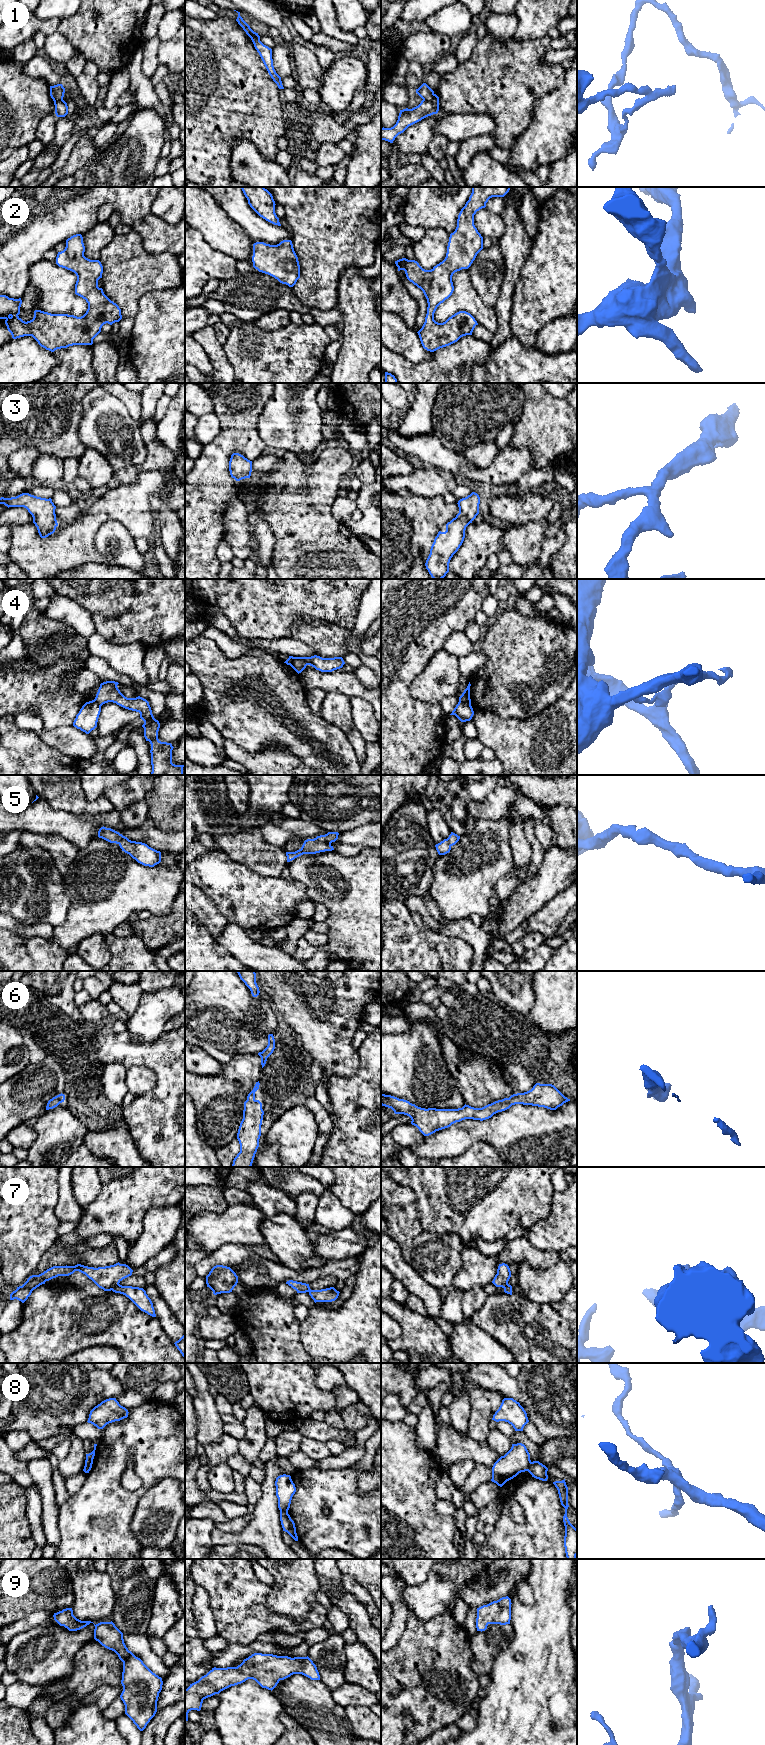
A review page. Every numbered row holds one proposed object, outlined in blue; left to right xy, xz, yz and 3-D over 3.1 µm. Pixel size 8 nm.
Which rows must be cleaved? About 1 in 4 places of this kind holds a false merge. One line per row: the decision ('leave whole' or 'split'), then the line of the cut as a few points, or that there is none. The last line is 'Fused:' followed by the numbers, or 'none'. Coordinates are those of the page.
1: split; cut yz (434, 94), (430, 99), (423, 100)
2: leave whole; cut none
3: leave whole; cut none
4: split; cut yz (459, 700), (470, 705)
5: leave whole; cut none
6: leave whole; cut none
7: split; cut xy (119, 1284), (116, 1284), (111, 1289)
8: split; cut yz (531, 1462), (527, 1470)
9: leave whole; cut none
Fused: 1, 4, 7, 8

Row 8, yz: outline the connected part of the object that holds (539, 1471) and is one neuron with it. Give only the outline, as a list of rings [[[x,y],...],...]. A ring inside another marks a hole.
[[[539,1461],[531,1462],[528,1468],[528,1472],[532,1475],[532,1477],[542,1481],[547,1481],[547,1471],[548,1468]]]

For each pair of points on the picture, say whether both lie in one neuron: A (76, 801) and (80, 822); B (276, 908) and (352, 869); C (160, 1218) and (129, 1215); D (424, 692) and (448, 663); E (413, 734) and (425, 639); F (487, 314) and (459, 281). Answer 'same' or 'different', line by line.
A: different
B: different
C: different
D: same
E: same
F: same

